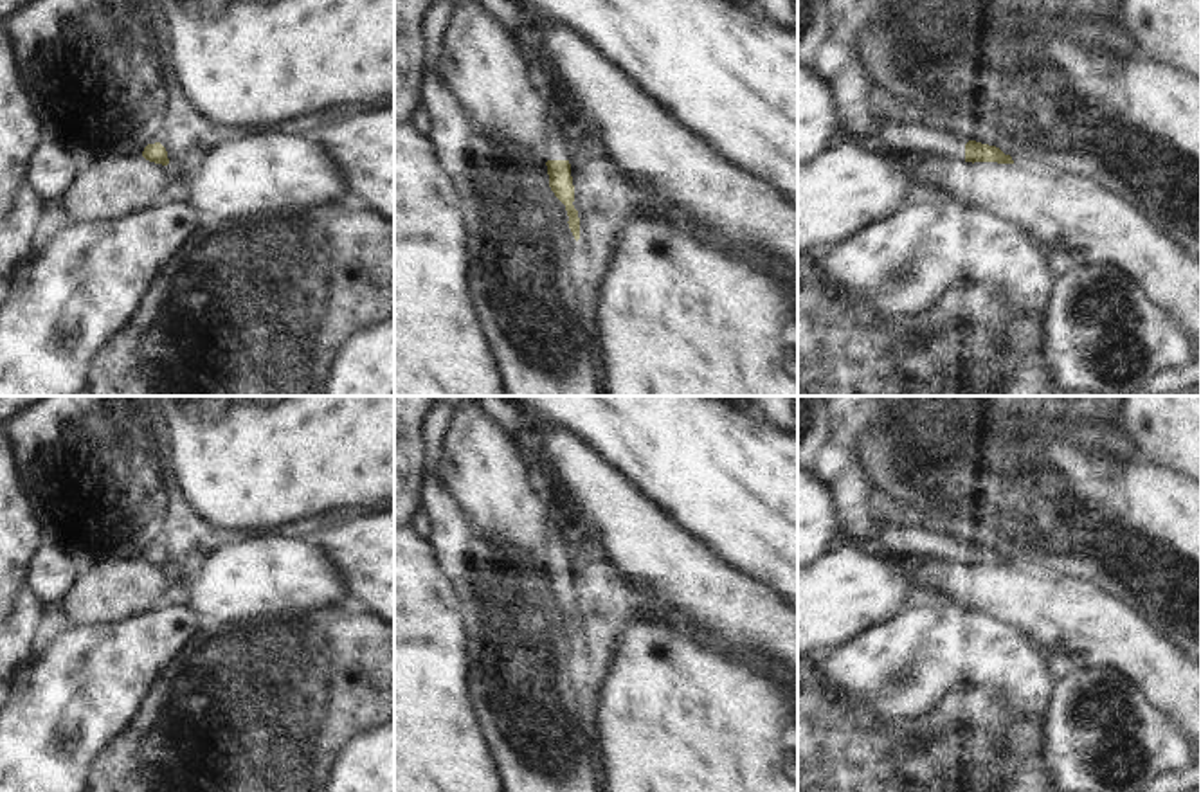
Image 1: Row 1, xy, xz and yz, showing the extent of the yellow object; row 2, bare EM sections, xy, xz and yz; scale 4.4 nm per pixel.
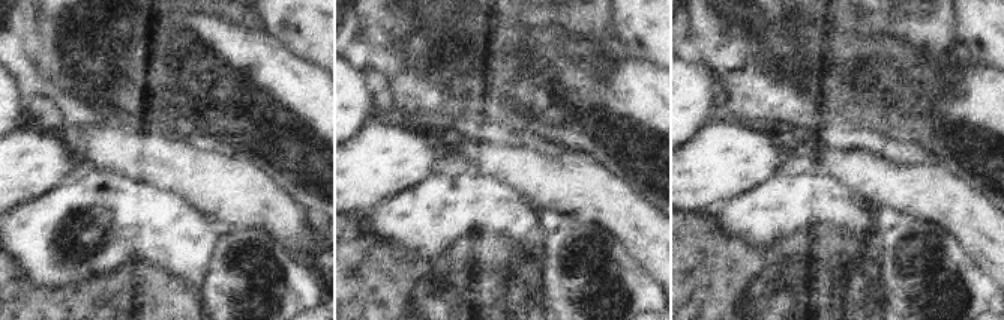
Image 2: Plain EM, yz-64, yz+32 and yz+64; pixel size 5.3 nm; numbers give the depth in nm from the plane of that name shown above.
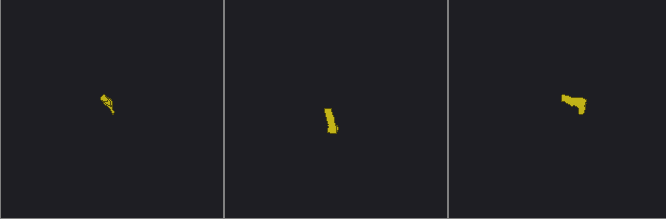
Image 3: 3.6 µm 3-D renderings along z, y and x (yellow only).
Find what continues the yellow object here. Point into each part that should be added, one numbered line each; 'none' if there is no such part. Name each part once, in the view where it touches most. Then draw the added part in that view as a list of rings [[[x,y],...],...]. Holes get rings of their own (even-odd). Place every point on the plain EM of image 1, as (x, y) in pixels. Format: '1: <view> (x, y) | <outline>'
1: xz (555, 546) | [[[546,482],[546,491],[540,499],[546,502],[546,533],[542,544],[546,563],[569,563],[567,529],[564,529],[558,520],[560,506],[556,490]]]

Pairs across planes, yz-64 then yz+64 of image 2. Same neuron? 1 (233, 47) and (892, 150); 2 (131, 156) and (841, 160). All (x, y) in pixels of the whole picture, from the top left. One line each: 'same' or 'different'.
1: different
2: same

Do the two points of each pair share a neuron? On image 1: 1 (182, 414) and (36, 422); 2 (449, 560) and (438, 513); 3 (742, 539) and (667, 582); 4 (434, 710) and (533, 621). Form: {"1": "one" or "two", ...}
{"1": "two", "2": "one", "3": "two", "4": "two"}

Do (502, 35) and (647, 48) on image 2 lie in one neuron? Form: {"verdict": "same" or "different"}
{"verdict": "different"}

